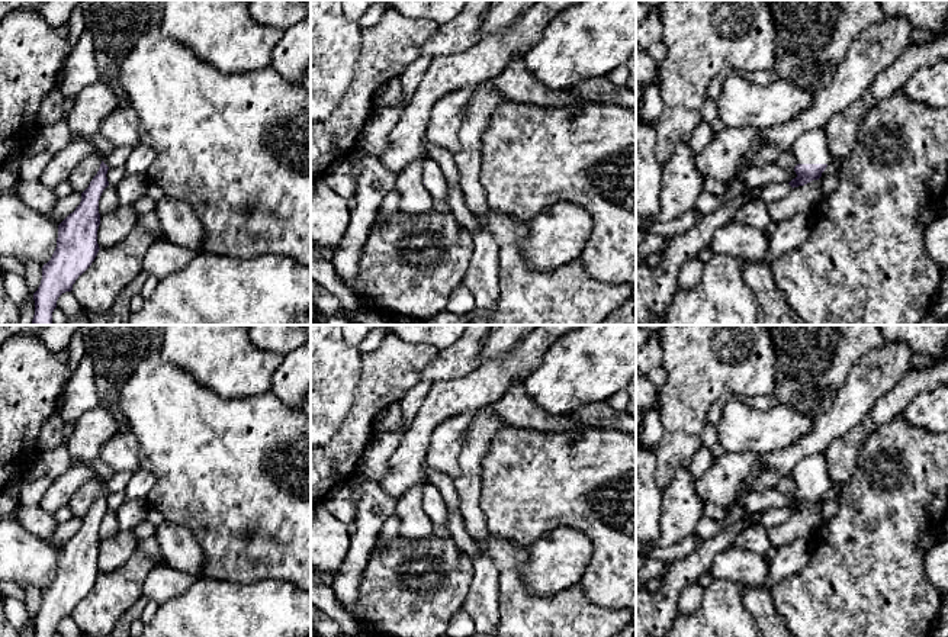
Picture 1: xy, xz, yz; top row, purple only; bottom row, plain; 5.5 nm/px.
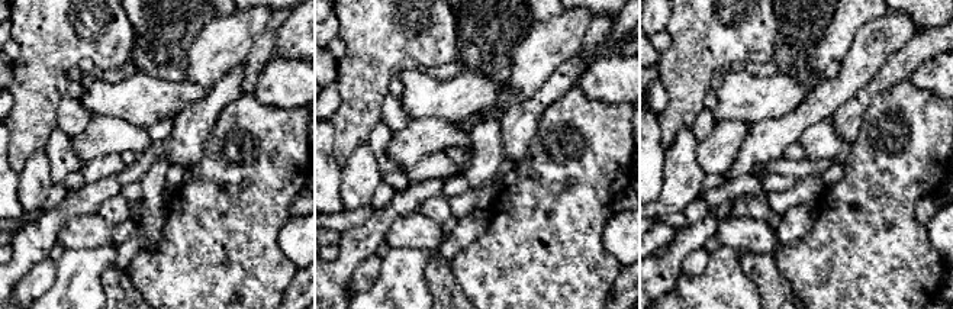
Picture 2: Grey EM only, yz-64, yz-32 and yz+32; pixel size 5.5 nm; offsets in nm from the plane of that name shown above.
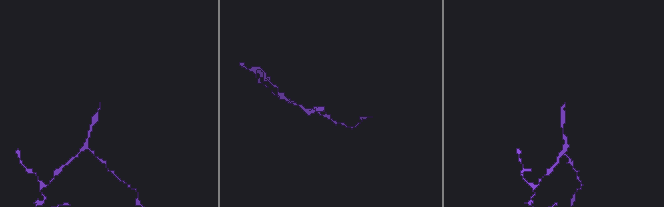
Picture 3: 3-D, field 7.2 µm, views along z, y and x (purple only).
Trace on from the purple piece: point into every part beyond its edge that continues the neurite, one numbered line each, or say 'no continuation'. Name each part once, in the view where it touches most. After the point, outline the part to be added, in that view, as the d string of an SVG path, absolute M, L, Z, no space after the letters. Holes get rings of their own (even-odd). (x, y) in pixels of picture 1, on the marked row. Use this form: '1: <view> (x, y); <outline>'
1: yz (810, 147); M814 128L801 133L791 149L797 164L830 164L833 161L823 128Z

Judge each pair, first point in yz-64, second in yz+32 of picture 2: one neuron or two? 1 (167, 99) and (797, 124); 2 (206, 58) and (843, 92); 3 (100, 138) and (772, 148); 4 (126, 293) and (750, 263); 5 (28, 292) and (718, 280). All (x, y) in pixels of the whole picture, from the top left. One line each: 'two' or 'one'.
1: two
2: one
3: two
4: one
5: two

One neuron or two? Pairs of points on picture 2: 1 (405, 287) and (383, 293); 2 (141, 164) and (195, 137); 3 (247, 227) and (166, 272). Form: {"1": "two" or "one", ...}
{"1": "one", "2": "one", "3": "one"}

